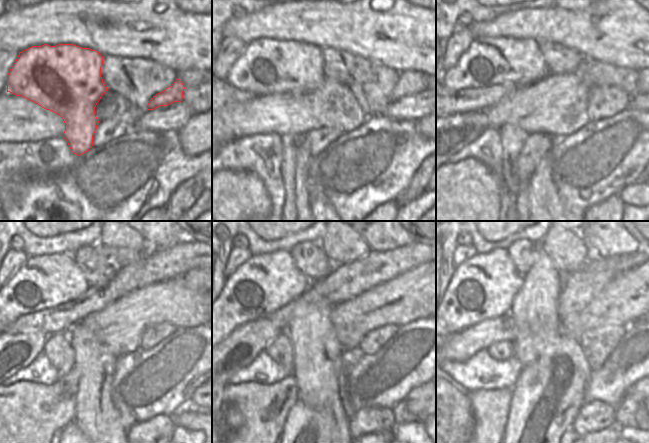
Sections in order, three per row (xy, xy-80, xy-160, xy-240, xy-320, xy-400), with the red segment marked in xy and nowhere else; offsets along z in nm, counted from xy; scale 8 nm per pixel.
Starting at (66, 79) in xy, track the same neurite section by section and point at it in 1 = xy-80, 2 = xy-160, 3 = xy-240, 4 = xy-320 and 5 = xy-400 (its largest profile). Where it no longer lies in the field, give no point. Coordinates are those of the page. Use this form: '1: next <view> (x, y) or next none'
1: next xy-80 (267, 66)
2: next xy-160 (488, 61)
3: next xy-240 (46, 281)
4: next xy-320 (265, 283)
5: next xy-400 (483, 287)

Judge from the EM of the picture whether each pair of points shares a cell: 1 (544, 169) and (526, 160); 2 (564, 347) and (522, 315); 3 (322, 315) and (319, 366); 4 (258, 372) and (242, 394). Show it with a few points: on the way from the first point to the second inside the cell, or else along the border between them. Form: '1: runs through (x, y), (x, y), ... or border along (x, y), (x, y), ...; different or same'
1: border along (548, 153), (539, 161), (526, 181); different
2: border along (561, 332), (547, 343), (538, 356); different
3: runs through (319, 328), (319, 353); same
4: border along (274, 383), (242, 382), (229, 384); different

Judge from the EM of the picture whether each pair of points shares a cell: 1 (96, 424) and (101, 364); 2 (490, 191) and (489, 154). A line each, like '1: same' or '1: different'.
1: same
2: different

